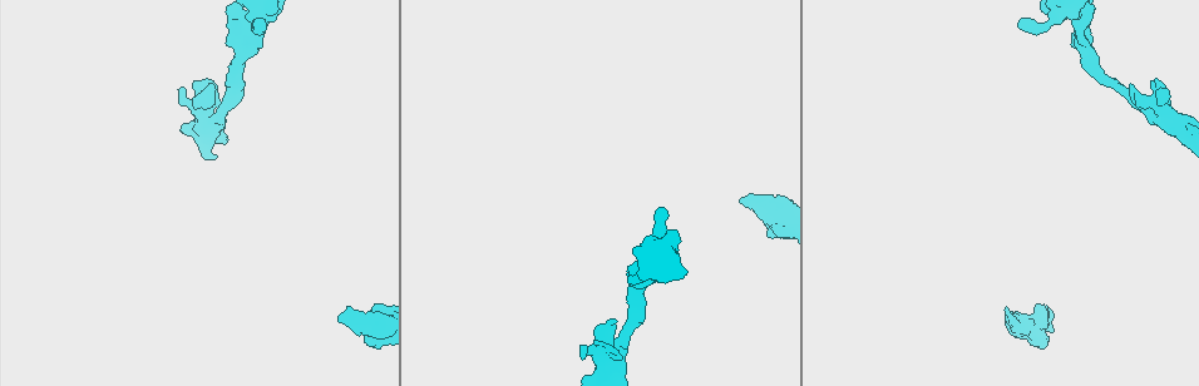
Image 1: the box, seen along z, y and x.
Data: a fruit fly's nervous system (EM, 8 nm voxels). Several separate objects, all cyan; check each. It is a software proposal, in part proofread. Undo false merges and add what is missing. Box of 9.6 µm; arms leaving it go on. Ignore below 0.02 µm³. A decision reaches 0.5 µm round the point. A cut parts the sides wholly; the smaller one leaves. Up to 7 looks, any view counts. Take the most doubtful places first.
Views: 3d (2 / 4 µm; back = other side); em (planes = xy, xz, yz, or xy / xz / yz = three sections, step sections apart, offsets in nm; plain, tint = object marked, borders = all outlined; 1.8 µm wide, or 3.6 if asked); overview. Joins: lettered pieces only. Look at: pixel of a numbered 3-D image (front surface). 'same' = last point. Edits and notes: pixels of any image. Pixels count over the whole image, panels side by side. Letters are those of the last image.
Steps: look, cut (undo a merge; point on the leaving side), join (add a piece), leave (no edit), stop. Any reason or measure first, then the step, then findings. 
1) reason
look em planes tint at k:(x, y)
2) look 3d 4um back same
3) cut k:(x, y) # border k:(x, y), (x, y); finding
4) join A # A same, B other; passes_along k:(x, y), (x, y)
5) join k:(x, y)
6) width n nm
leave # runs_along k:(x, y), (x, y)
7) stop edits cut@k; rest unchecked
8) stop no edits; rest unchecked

stops while still wide
look em planes borders at 1:(341, 316)

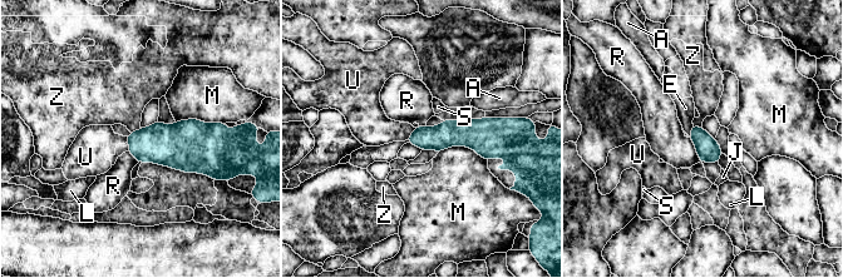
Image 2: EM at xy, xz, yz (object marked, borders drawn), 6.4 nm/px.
longest_contact M 320 nm
join E # A other, E same, J other, L other, M other, R other, S other, U other, Z other; the neuron continues

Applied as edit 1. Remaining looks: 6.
look overview

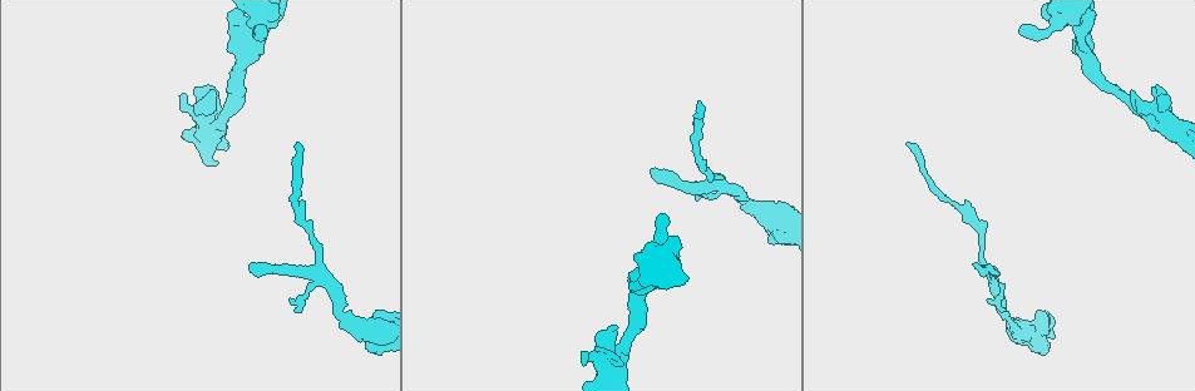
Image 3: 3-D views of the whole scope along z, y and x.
an open end
look 3d 2um at 3:(972, 264)

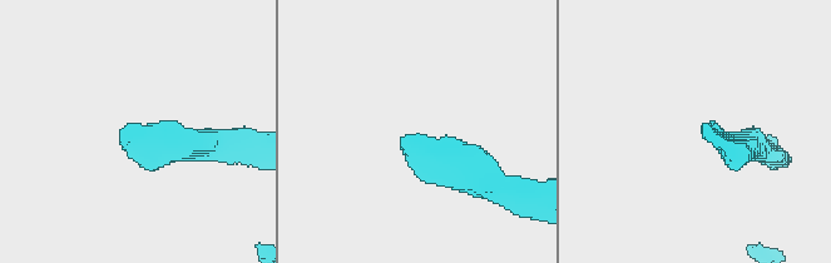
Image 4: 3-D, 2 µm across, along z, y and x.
need the tissue
look em 3.6um planes borders at 4:(701, 131)

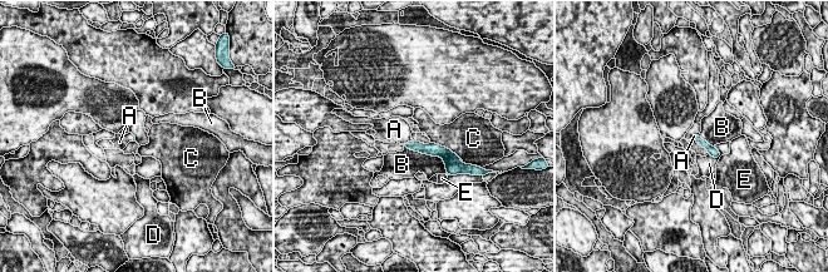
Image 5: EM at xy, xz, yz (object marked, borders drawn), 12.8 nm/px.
join A # A same, B other, C other, D other, E other; passes_along 5:(414, 146), (409, 142), (394, 129); it goes on there

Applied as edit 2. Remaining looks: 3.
redraw
look overview

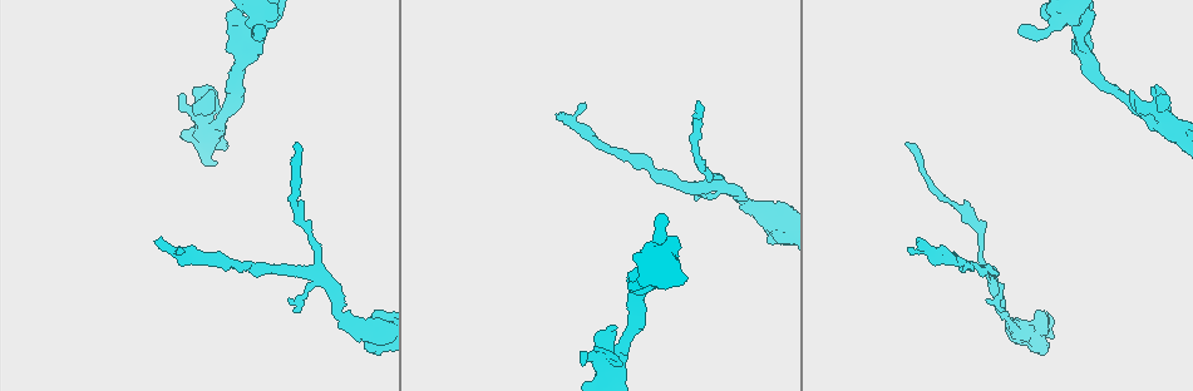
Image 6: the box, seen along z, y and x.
free end
look 3d 4um at 6:(295, 144)

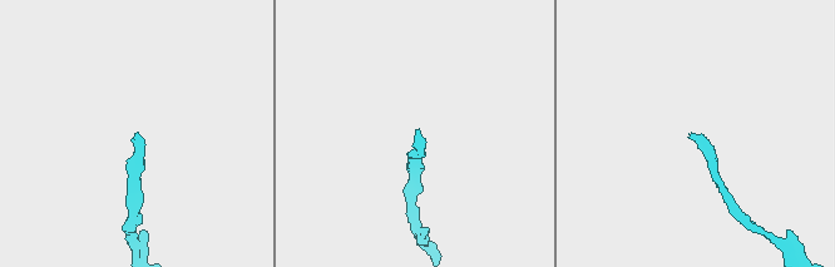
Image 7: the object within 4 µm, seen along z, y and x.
now the EM
look em xy step 8 borders at 7:(135, 134)

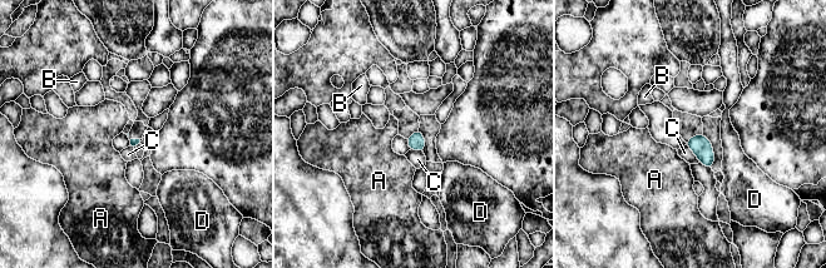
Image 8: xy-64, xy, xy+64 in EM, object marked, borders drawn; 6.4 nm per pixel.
leave # A other, B other, C other, D other; border 8:(686, 144), (700, 162); no lettered piece goes on from it

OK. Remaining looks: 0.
stop edits join@2, join@5; rest unchecked

